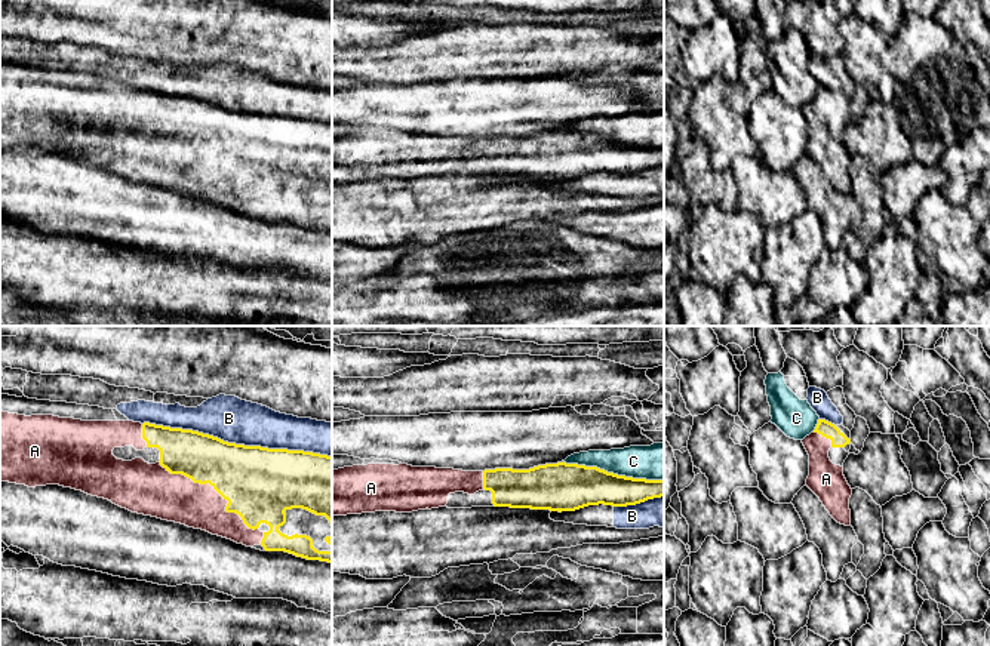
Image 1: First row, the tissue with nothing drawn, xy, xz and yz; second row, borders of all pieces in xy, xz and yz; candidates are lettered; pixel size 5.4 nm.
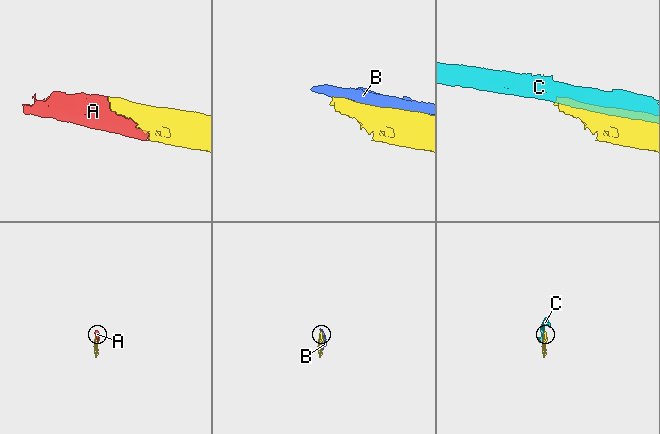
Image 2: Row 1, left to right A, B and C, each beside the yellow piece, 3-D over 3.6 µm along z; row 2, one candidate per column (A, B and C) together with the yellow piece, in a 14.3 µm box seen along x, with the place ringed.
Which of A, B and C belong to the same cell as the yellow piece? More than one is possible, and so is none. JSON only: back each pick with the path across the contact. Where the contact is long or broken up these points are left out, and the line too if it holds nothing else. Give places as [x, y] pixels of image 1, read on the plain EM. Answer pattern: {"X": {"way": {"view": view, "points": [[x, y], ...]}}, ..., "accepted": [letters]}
{"accepted": ["A"]}

